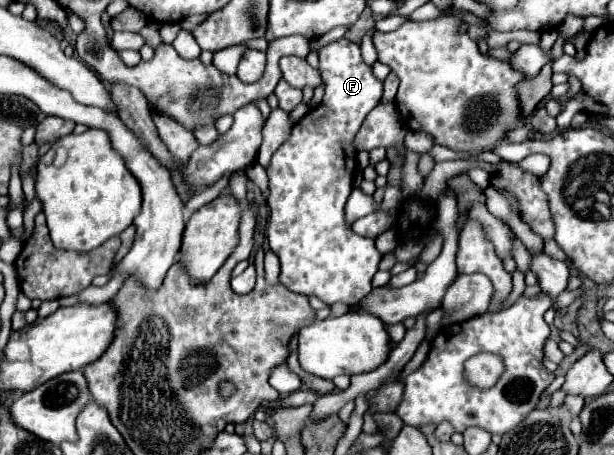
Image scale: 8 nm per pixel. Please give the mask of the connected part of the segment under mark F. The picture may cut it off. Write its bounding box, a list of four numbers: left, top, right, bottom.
[268,38,382,306]

